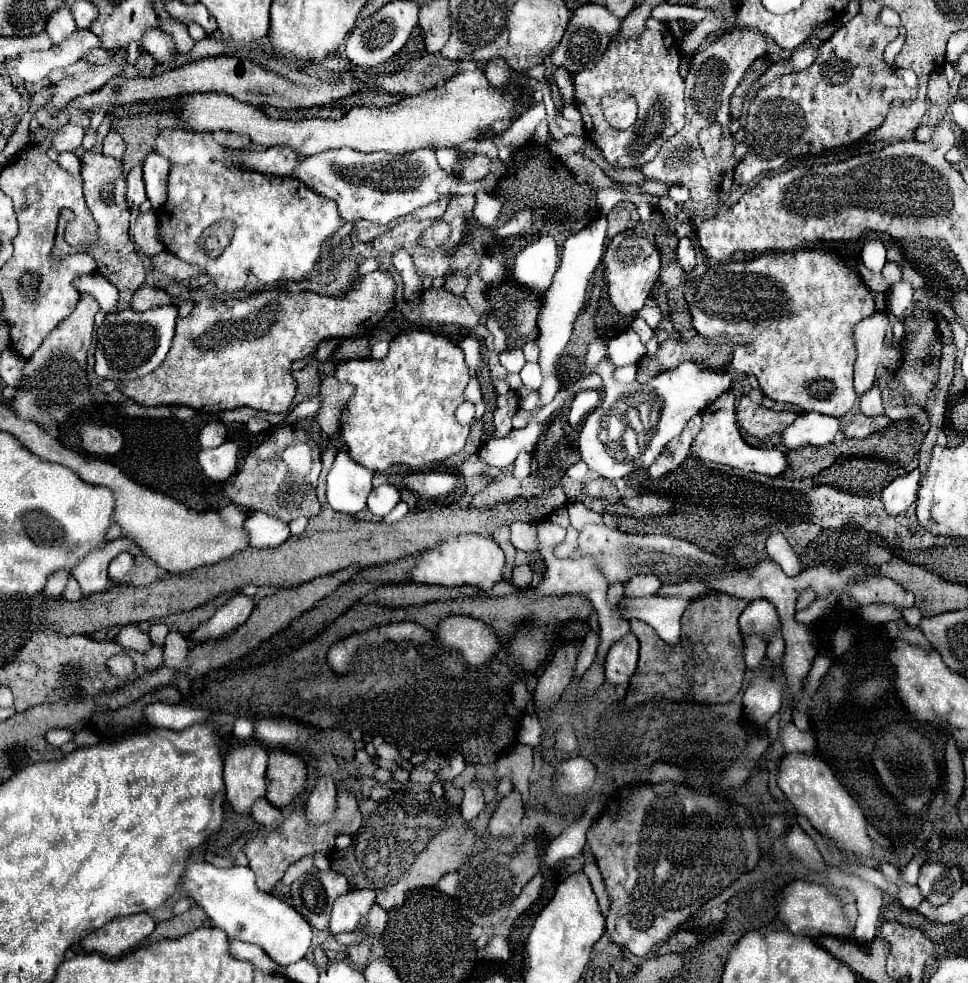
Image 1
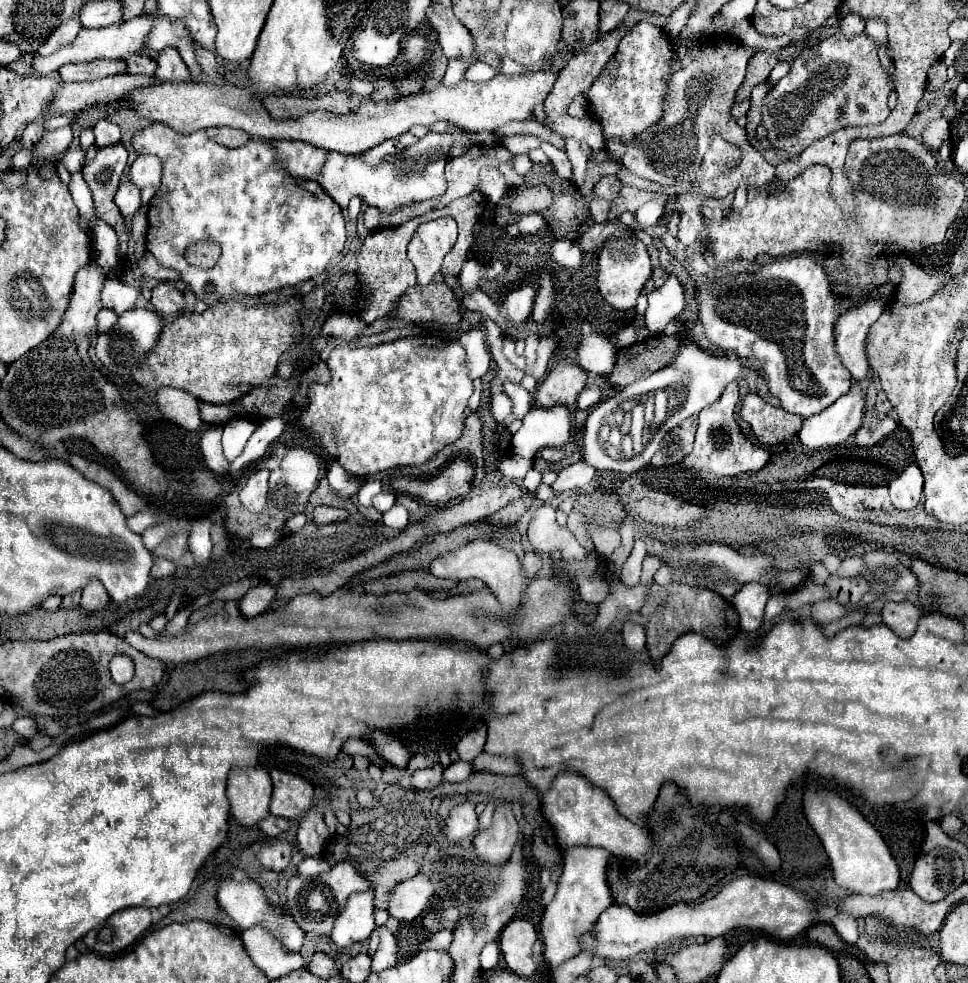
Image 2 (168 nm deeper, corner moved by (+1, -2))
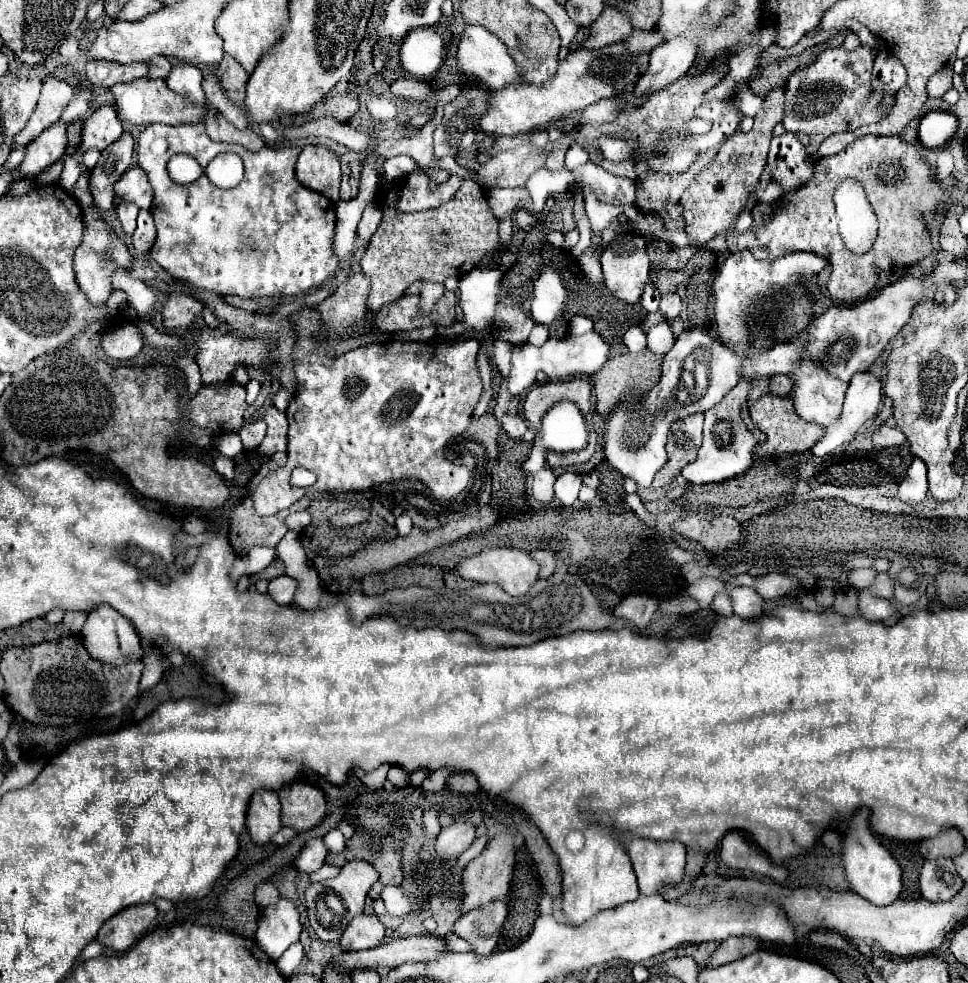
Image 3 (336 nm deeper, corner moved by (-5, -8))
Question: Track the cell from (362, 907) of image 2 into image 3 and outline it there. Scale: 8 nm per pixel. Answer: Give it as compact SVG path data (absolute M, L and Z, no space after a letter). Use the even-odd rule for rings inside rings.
M376 914L356 916L340 938L340 946L344 952L358 952L366 948L374 948L384 944L386 928Z

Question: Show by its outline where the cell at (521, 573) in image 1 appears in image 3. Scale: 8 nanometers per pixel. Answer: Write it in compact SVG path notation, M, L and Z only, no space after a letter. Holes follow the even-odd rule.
M534 550L530 552L530 556L534 556L534 560L538 560L540 564L540 578L548 578L554 572L556 558L552 550Z

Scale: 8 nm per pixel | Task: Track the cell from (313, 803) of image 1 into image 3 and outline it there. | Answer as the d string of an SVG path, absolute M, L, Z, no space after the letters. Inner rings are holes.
M314 838L304 846L300 856L296 858L296 868L304 874L312 874L324 864L326 856L328 856L328 850L326 850L322 838Z

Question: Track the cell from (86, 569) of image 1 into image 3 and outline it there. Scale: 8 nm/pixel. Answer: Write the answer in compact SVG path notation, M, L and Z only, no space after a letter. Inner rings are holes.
M102 604L88 614L88 620L80 632L80 640L94 660L108 664L108 666L122 666L128 662L142 660L142 646L140 646L140 638L134 626L130 624L130 620L126 620L108 604Z

